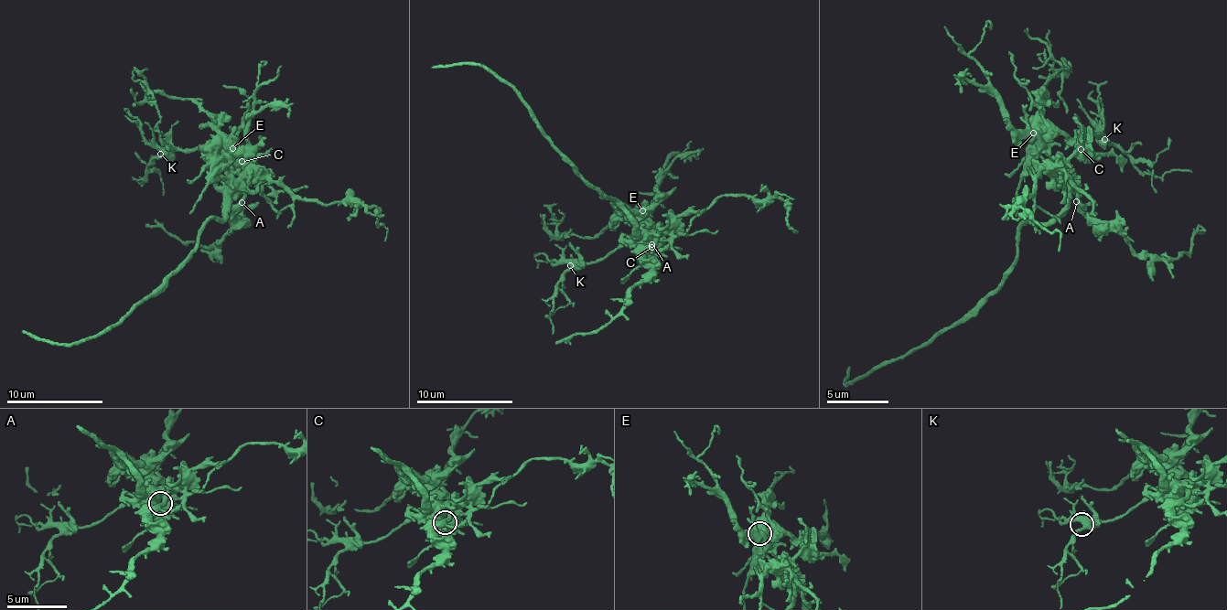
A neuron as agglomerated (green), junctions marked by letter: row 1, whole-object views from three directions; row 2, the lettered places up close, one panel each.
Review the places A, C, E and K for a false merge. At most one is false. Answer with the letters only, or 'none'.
none

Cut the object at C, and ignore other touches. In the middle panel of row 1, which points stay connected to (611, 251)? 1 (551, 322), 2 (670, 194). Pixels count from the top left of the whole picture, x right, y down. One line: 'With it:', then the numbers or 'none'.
With it: 1, 2

